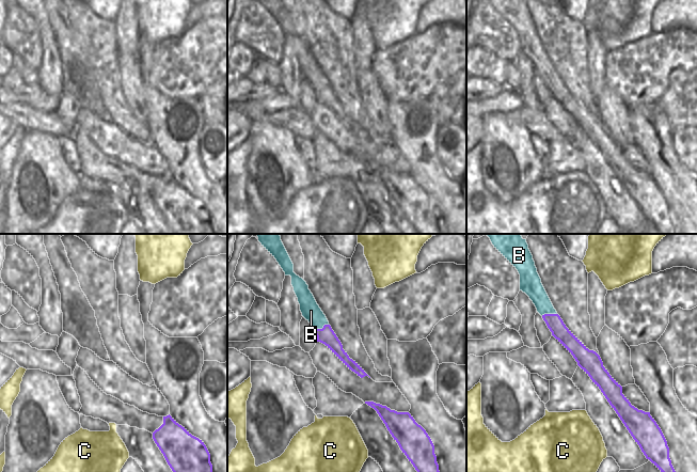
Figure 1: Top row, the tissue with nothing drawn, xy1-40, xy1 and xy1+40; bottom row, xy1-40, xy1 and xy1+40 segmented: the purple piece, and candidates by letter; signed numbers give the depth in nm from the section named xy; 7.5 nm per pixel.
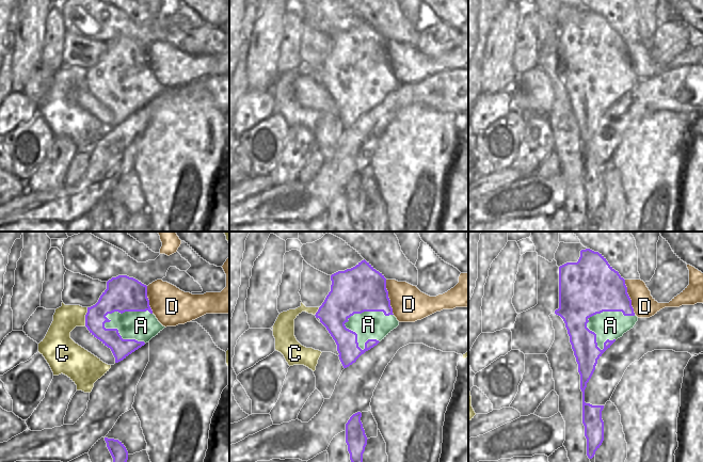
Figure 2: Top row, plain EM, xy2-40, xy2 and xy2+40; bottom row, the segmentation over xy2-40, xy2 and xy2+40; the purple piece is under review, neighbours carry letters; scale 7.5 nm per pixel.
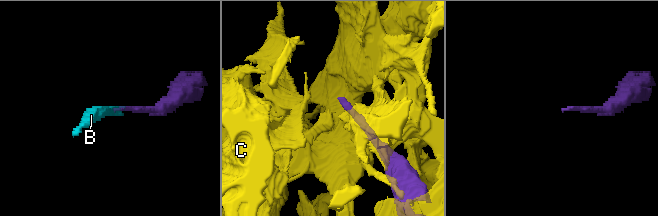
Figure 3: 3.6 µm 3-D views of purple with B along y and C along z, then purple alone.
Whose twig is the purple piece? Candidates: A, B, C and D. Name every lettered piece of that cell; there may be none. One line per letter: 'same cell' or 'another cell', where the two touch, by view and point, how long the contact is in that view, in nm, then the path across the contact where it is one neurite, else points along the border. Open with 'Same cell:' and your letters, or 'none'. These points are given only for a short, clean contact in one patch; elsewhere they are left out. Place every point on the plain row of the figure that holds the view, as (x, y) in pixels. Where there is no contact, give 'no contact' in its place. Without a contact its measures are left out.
Same cell: B
A: another cell; contact xy2-40 (123, 73); length 380 nm
B: same cell; contact xy1+40 (549, 75); length 120 nm; way xy1+40 (559, 92), (549, 75), (532, 47)
C: another cell; contact xy2-40 (85, 78); length 150 nm
D: another cell; contact xy2 (387, 58); length 280 nm; border xy2 (385, 41), (385, 49), (394, 75)

